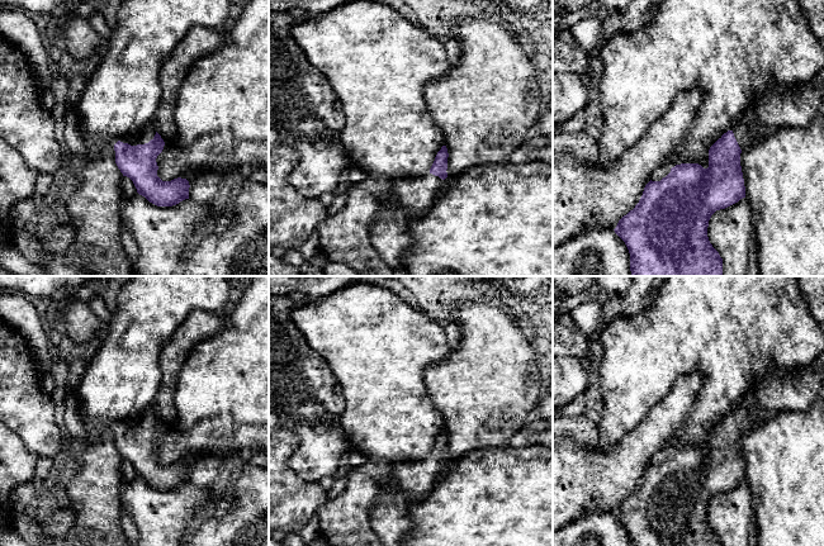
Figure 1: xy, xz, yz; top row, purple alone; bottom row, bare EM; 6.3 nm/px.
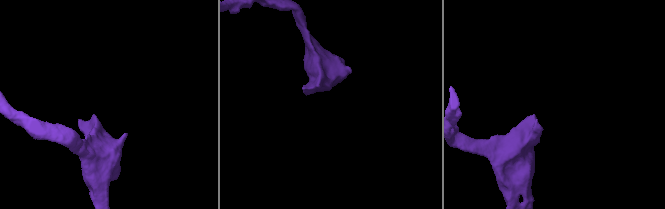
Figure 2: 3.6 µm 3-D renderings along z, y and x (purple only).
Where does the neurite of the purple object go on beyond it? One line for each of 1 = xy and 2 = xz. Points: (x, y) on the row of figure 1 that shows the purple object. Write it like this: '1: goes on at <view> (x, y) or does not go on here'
1: goes on at xy (150, 131)
2: goes on at xz (415, 195)

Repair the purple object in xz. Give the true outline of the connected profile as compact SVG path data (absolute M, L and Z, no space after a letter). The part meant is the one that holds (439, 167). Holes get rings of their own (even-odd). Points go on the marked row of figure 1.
M442 146L427 175L394 180L392 194L407 218L421 217L434 205L447 177L447 157L447 148Z

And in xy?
M150 124L142 130L139 144L131 146L120 141L114 144L115 163L123 176L133 181L139 195L157 206L172 206L189 199L190 185L186 179L162 181L157 176L156 158L164 146L155 124Z

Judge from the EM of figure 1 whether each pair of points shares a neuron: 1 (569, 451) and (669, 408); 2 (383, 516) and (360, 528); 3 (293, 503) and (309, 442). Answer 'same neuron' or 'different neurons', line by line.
1: same neuron
2: different neurons
3: different neurons

